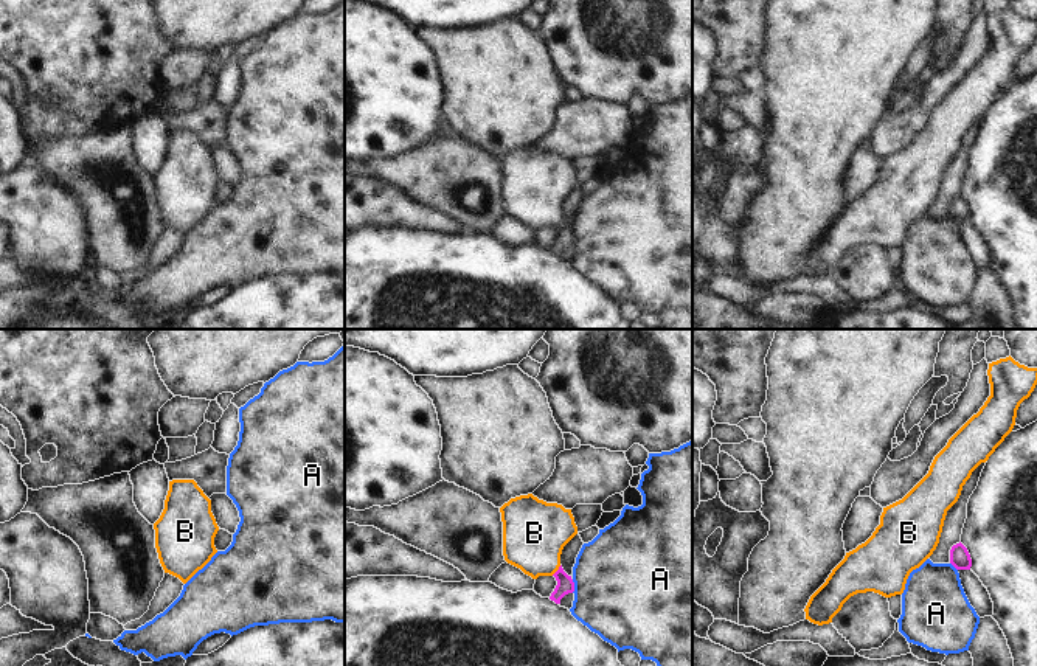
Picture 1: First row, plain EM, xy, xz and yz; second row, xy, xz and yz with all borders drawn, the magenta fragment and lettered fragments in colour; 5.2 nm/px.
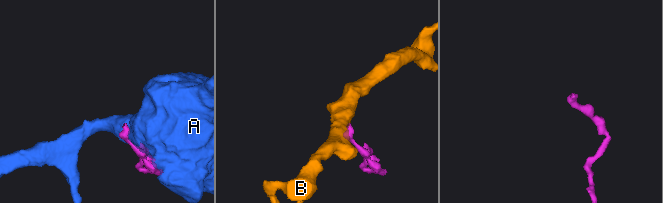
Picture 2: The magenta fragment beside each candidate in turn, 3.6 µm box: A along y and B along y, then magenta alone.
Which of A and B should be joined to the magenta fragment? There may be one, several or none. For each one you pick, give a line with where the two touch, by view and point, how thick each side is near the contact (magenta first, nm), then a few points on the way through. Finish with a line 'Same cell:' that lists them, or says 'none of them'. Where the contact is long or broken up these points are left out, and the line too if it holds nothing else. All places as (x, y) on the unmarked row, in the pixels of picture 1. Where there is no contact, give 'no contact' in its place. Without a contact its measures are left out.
B: xz (558, 222) | 90/340 nm | across xz (565, 236), (558, 222), (534, 199), (534, 185)
Same cell: B

